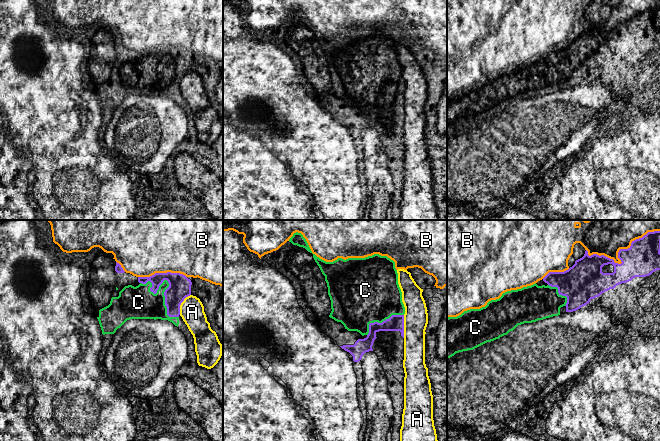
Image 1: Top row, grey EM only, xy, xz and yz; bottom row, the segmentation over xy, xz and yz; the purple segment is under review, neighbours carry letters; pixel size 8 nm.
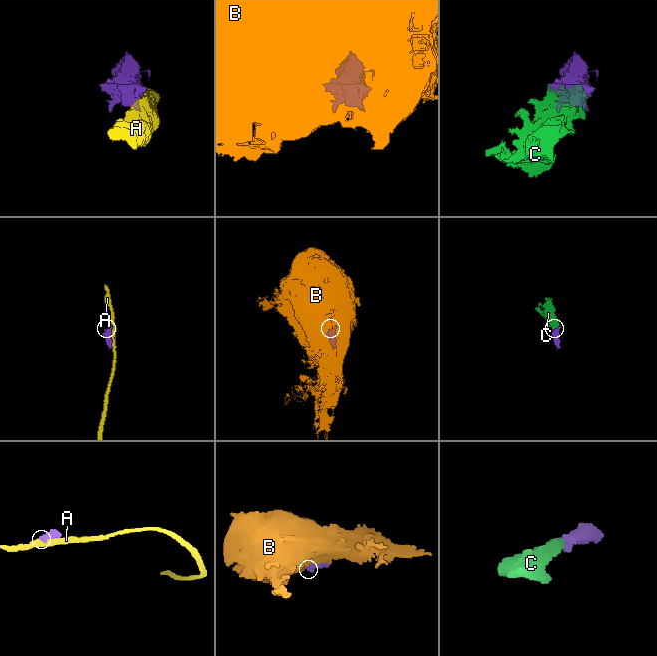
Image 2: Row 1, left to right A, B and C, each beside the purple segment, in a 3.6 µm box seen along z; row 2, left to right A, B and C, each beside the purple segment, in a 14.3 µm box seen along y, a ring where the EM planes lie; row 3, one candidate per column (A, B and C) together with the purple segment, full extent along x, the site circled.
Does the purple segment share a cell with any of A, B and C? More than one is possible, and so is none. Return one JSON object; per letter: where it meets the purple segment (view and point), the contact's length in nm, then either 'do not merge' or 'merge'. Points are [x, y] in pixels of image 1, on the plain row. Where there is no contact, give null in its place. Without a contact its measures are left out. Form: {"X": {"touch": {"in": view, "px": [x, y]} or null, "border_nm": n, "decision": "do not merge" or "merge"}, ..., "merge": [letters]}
{"A": {"touch": {"in": "xz", "px": [403, 102]}, "border_nm": 180, "decision": "do not merge"}, "B": {"touch": {"in": "yz", "px": [618, 29]}, "border_nm": 600, "decision": "do not merge"}, "C": {"touch": {"in": "xy", "px": [169, 60]}, "border_nm": 420, "decision": "merge"}, "merge": ["C"]}

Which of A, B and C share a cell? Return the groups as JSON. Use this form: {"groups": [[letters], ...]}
{"groups": [["A"], ["B"], ["C"]]}

